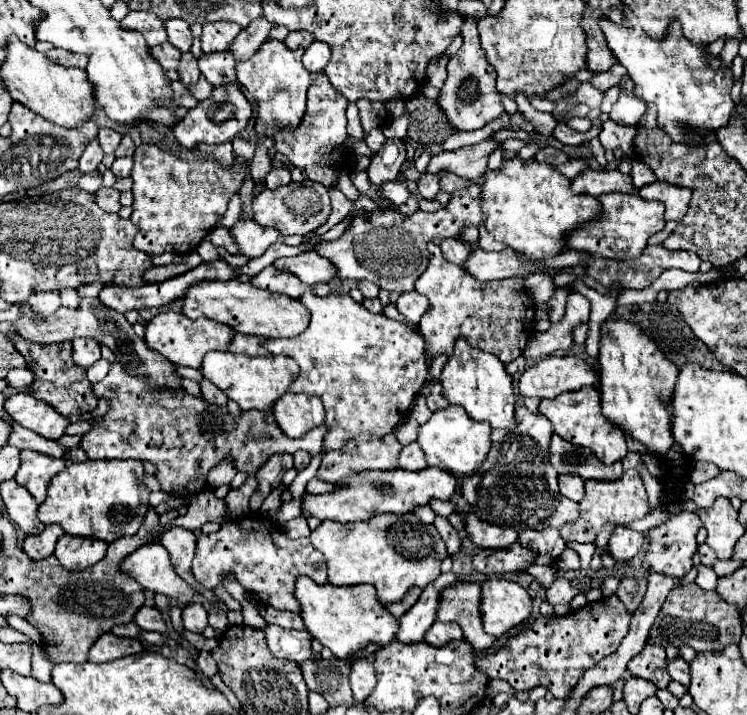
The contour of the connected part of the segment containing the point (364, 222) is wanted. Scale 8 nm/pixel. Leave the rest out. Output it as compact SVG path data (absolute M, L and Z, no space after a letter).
M480 185L456 189L452 193L450 203L434 213L418 209L412 215L402 215L398 211L364 211L364 215L356 215L352 219L352 227L340 239L320 241L318 245L314 245L314 251L320 257L326 257L336 267L336 275L340 279L350 279L350 281L368 279L376 283L378 287L386 291L396 291L396 293L414 291L416 279L426 271L426 265L428 265L428 249L426 249L428 241L434 241L436 245L440 245L448 237L458 237L464 227L478 227L484 221L484 213L480 209Z

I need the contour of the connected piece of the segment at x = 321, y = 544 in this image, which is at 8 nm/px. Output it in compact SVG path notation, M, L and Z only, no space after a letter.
M382 513L374 515L372 519L358 521L358 523L336 523L336 521L322 521L310 535L312 545L326 557L328 567L328 581L332 585L356 585L356 583L370 583L376 587L380 603L396 603L400 601L406 591L414 585L426 587L440 577L440 563L448 557L444 541L440 539L434 525L422 523L414 513L406 515L392 515Z

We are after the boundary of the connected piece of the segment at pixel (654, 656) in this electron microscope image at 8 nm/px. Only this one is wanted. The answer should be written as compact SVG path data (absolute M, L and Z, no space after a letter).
M646 645L644 651L640 651L640 655L636 655L630 663L628 663L628 671L634 677L642 677L652 681L658 689L666 689L670 683L670 675L666 671L666 653L664 647L656 647L656 645Z

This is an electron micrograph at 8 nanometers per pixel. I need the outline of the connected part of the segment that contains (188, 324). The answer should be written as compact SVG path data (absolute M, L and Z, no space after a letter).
M166 311L166 313L158 313L154 315L148 323L146 323L146 331L144 331L144 341L152 351L158 351L160 355L164 355L168 361L172 361L174 365L184 365L184 367L200 367L202 365L202 357L216 349L216 351L226 351L230 345L234 331L228 325L210 321L210 319L196 319L190 321L184 313L174 313L174 311Z

